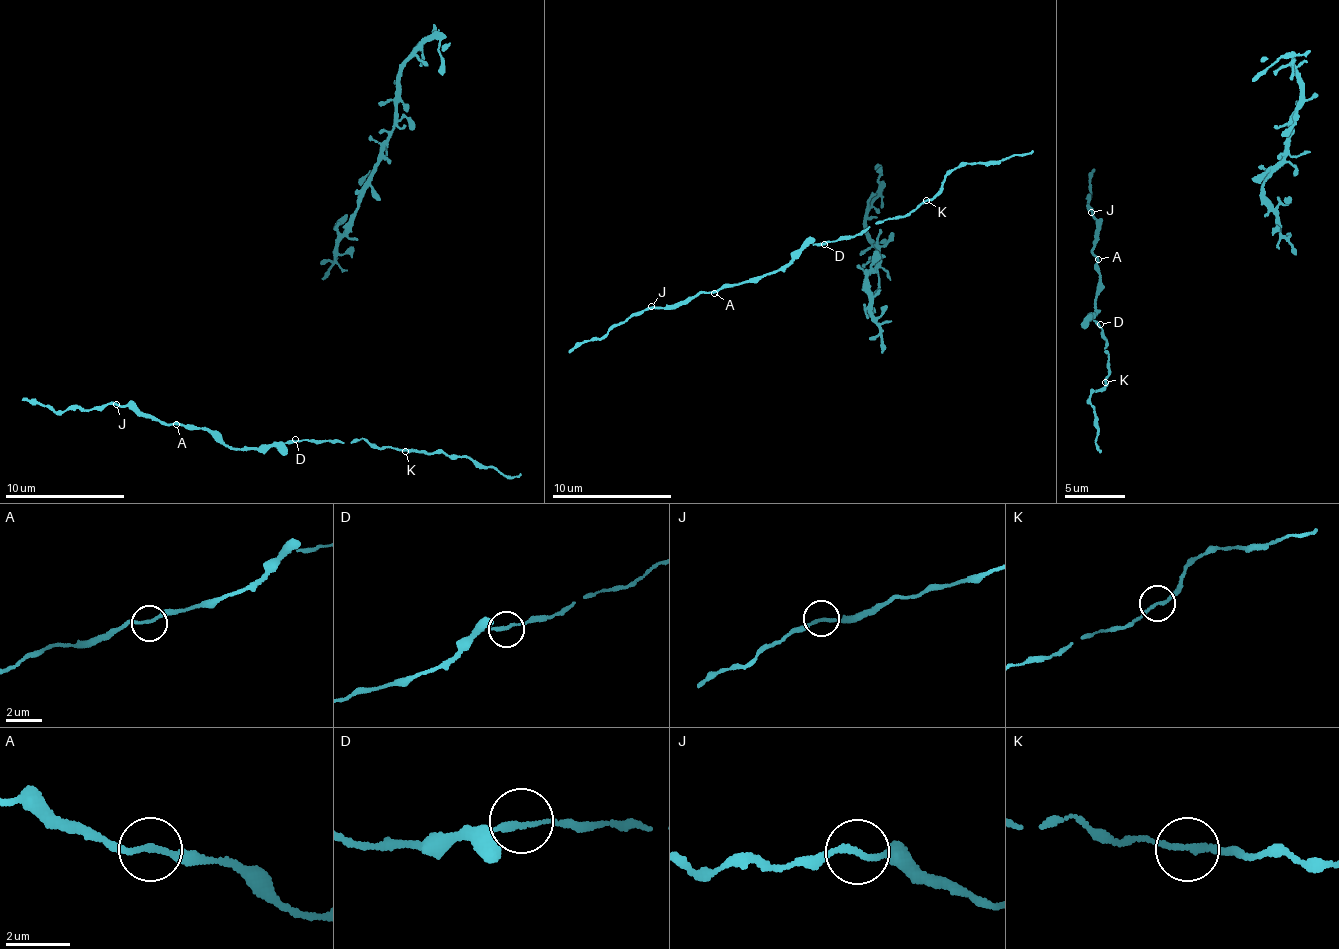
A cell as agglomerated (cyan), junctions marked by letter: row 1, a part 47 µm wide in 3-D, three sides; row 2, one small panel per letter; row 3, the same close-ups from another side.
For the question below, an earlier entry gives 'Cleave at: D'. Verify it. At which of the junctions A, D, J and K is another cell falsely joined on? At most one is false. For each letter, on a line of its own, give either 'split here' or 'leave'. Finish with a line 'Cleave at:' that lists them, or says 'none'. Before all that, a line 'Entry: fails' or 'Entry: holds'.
Entry: fails
A: leave
D: leave
J: leave
K: leave
Cleave at: none

